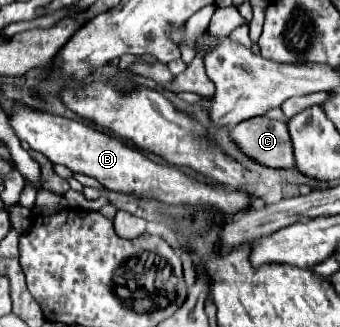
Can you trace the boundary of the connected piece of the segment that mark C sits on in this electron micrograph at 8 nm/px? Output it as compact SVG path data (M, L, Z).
M250 118L230 130L230 140L242 154L268 168L294 168L288 126L270 118Z

